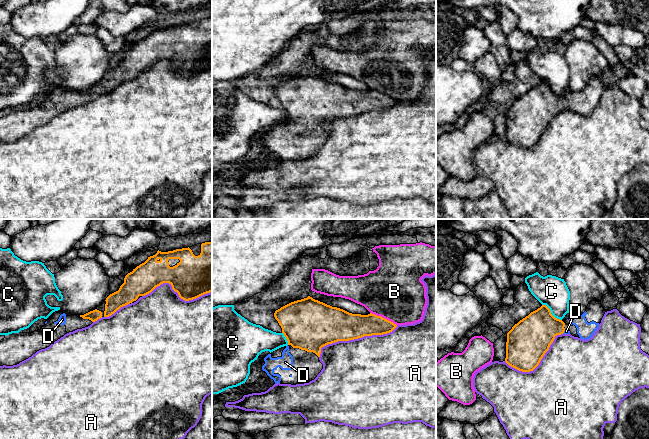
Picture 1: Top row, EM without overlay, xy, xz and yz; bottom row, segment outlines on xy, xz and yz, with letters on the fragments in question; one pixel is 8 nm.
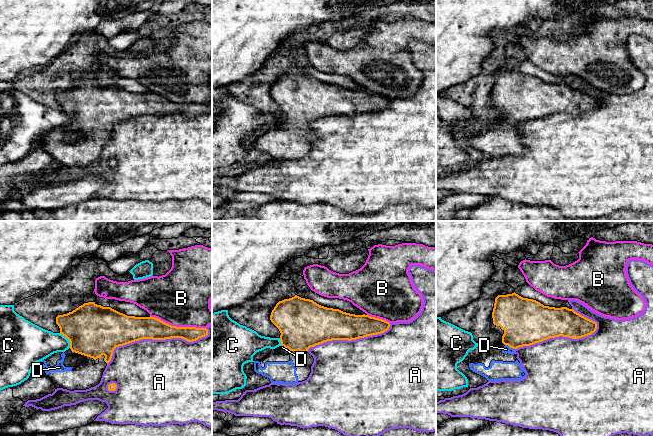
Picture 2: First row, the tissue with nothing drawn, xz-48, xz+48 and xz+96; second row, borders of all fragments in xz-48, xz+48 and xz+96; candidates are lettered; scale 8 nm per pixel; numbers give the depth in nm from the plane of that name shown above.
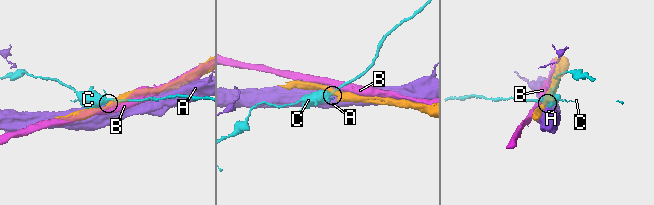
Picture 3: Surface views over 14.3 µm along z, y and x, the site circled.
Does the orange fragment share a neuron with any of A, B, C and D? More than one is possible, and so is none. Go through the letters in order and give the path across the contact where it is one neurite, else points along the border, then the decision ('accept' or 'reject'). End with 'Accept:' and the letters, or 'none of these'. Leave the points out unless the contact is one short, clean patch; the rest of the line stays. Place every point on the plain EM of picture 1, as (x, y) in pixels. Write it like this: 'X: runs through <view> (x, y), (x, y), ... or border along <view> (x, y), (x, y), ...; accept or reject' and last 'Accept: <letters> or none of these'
A: reject
B: reject
C: border along yz (542, 80), (555, 93), (561, 96); reject
D: runs through yz (533, 111), (540, 107), (563, 108), (566, 107); accept
Accept: D

